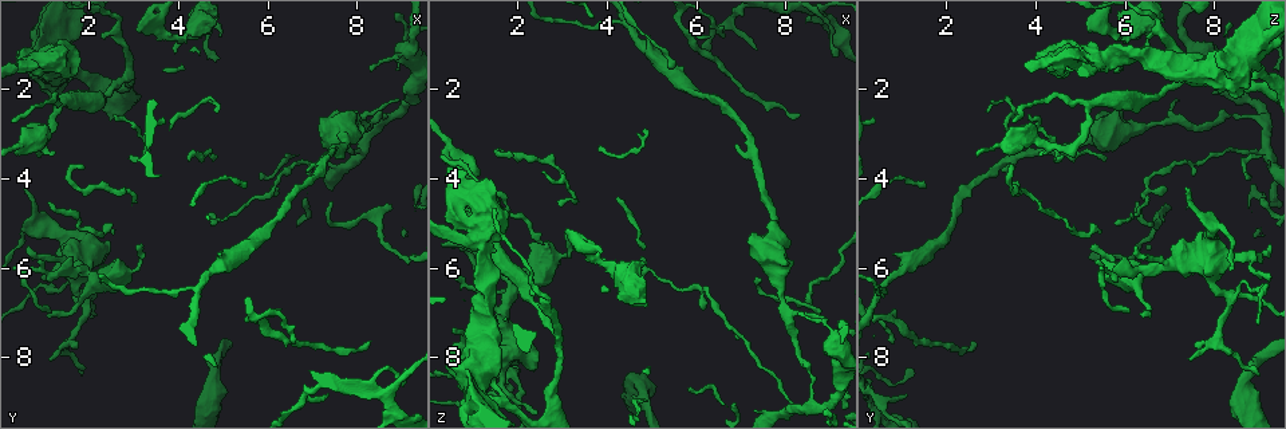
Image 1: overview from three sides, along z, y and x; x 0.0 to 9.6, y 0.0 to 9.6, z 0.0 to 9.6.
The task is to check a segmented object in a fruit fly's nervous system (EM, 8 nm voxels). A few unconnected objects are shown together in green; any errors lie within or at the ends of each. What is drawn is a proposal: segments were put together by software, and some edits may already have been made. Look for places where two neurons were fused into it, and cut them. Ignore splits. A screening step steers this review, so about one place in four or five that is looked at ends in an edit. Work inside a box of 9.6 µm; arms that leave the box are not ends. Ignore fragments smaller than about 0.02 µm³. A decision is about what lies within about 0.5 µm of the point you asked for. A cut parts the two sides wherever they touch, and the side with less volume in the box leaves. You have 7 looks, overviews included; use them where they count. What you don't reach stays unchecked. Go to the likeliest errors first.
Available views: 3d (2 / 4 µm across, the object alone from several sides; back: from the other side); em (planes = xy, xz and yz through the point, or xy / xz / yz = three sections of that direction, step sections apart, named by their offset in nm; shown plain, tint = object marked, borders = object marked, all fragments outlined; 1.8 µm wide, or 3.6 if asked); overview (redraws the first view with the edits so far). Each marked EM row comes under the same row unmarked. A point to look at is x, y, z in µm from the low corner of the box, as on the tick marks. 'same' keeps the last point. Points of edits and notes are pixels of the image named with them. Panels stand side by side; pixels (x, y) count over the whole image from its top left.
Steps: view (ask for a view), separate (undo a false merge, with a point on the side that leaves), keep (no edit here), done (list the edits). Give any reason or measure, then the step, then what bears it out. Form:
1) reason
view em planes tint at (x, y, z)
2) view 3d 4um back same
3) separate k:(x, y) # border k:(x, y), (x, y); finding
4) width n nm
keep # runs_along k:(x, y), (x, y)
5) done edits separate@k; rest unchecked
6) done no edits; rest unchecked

thick turns thin
view em planes borders at (3.75, 0.90, 5.90)

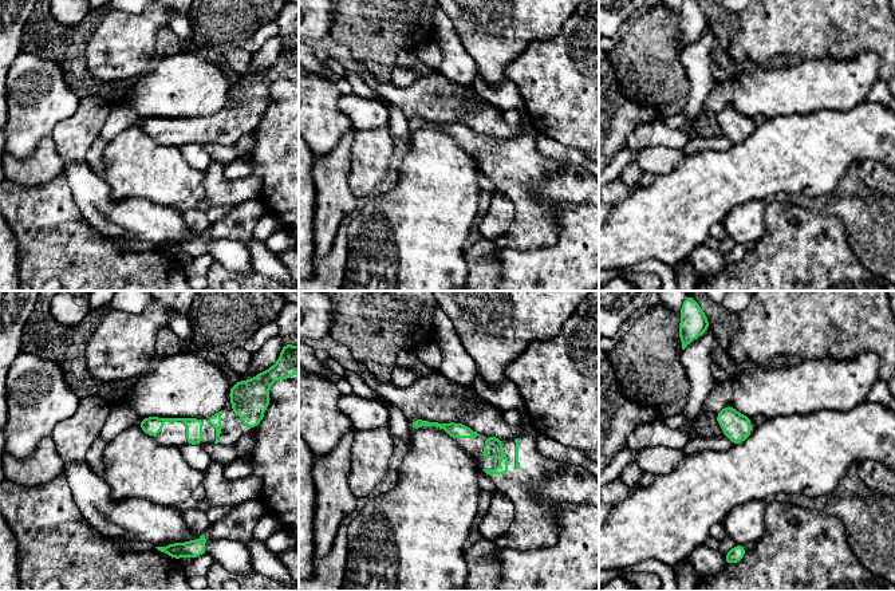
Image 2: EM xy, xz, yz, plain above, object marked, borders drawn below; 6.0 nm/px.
width 100 nm
keep # runs_along 2:(217, 417), (142, 425); one neuron here

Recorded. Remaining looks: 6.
four-way junction
view em 3.6um xz step 16 tint at (1.20, 1.50, 8.80)

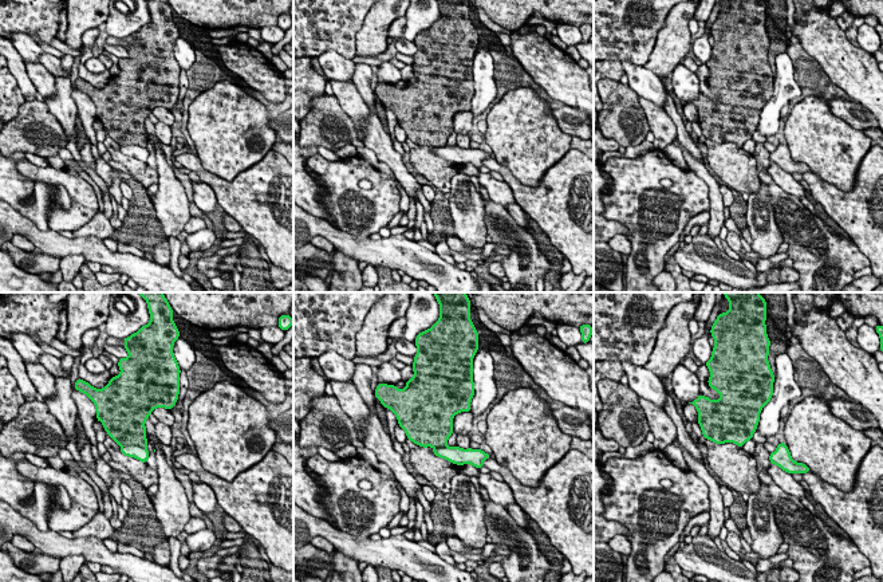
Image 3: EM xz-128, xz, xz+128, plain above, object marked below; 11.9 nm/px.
separate 3:(131, 451) # border 3:(121, 445), (140, 445), (145, 448); a second neuron is stuck on

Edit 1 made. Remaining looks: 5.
see it whole again
view overview

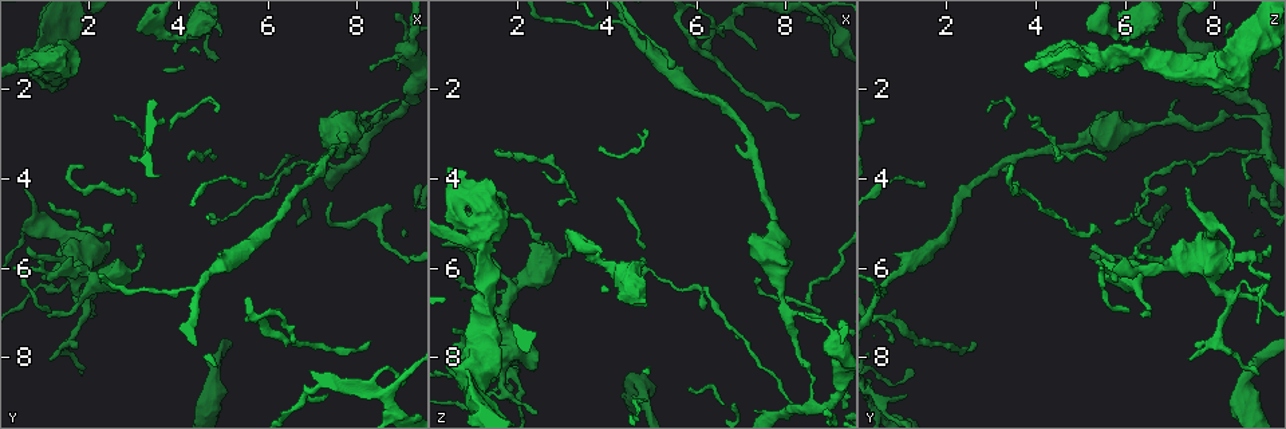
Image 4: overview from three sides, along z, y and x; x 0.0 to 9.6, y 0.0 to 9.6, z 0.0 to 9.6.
abrupt turn
view 3d 4um at (1.85, 6.70, 8.25)

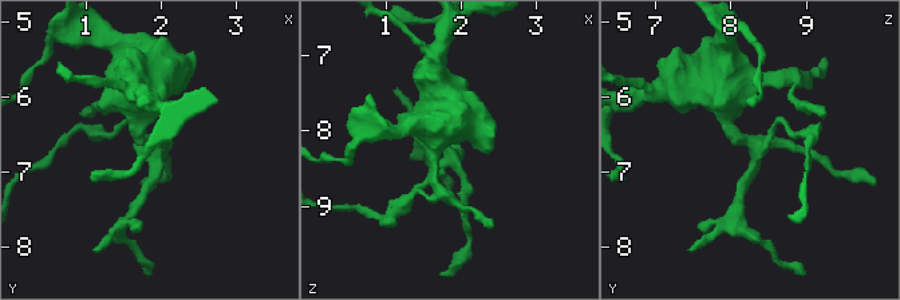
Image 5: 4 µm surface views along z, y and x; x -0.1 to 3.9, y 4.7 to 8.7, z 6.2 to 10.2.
view em planes tint at (1.85, 6.65, 8.30)

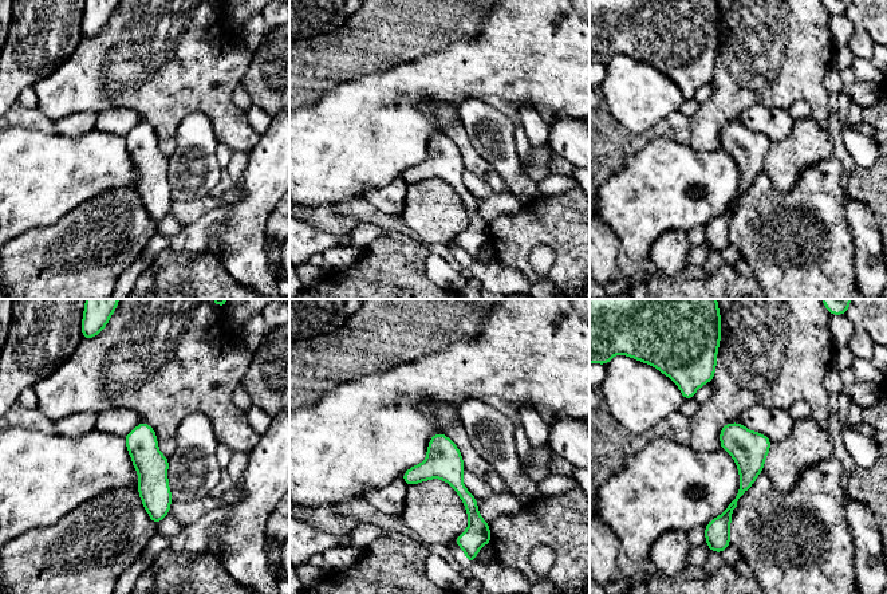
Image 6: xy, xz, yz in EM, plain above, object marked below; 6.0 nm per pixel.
keep # runs_along 6:(736, 425), (745, 484), (725, 528); all the same neuron

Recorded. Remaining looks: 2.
done edits separate@3; rest unchecked

